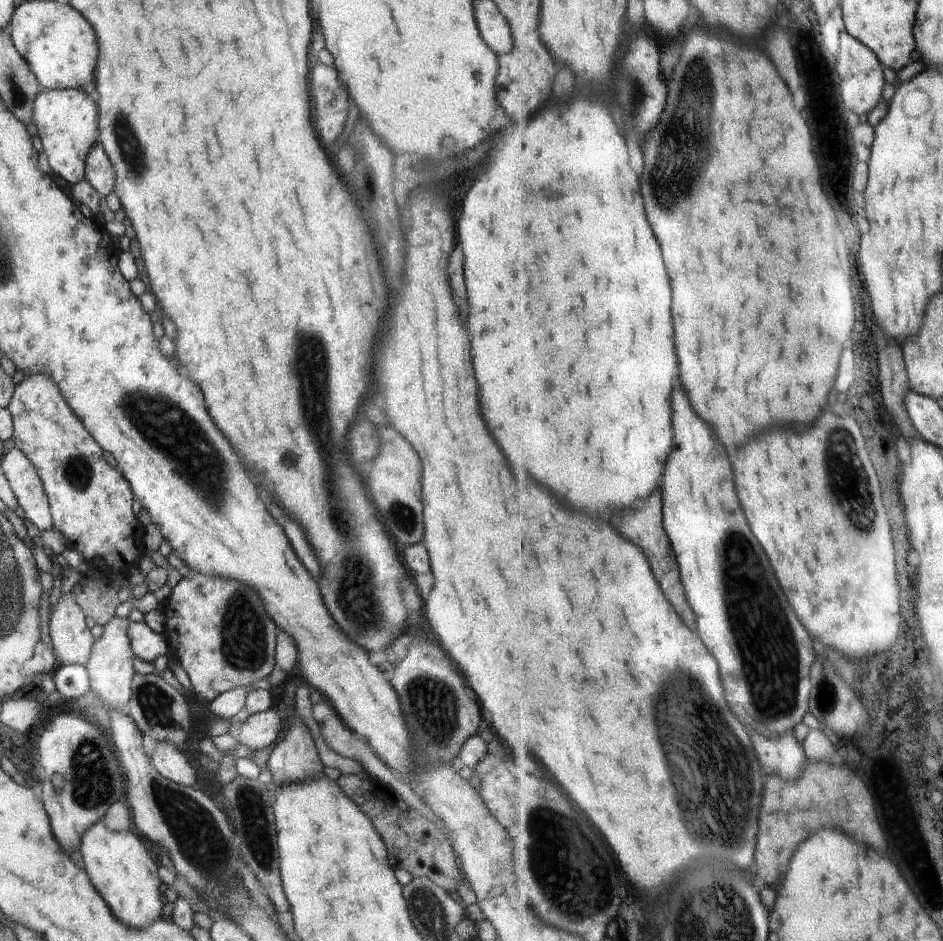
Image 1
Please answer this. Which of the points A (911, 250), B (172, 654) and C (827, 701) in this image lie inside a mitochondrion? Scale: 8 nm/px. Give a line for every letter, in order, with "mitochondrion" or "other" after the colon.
A: other
B: other
C: mitochondrion

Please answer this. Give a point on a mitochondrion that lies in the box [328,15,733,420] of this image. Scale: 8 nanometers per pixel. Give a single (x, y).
(685, 148)

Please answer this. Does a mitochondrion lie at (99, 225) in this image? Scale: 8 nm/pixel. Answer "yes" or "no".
no

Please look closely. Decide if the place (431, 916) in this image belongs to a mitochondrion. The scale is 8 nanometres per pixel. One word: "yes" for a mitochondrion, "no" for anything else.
yes

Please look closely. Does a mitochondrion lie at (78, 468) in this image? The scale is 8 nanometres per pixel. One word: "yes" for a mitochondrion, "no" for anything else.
yes

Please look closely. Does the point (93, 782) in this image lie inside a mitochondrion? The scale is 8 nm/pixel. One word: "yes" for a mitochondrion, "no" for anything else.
yes

